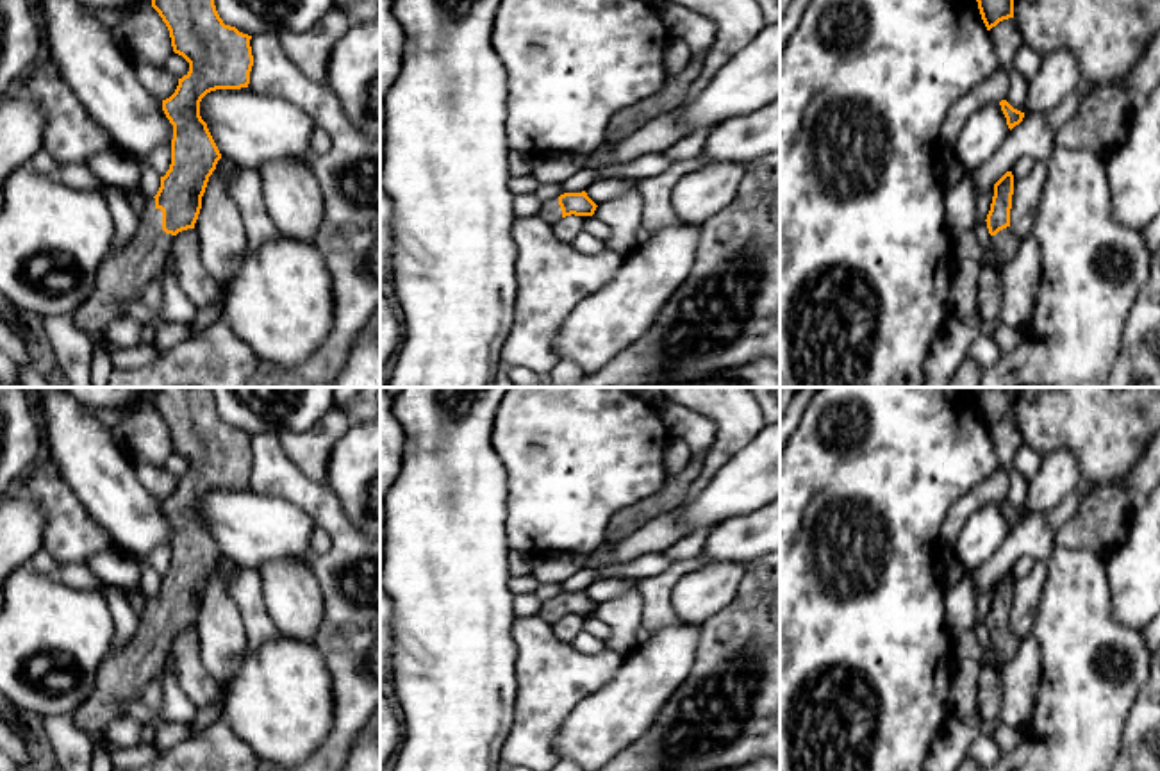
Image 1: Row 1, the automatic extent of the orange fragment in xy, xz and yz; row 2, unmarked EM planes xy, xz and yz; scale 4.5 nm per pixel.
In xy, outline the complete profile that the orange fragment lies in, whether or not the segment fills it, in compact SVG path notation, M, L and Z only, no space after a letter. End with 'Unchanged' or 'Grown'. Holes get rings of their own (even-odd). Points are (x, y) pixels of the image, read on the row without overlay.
M157 387L152 407L166 423L173 452L189 462L175 493L162 500L173 525L171 564L153 598L139 616L134 639L98 667L96 687L73 712L73 723L109 753L105 726L121 717L123 705L141 696L159 678L178 632L195 628L209 576L221 553L200 516L202 498L216 489L250 484L252 435L225 425L211 387Z. Grown

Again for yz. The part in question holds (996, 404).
M976 387L973 394L987 430L1014 418L1015 387Z. Unchanged

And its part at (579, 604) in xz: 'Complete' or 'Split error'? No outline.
Split error

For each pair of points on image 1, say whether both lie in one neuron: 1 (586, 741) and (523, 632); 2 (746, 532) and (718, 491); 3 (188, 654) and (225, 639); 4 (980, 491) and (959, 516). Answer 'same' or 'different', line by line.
1: different
2: same
3: different
4: same

